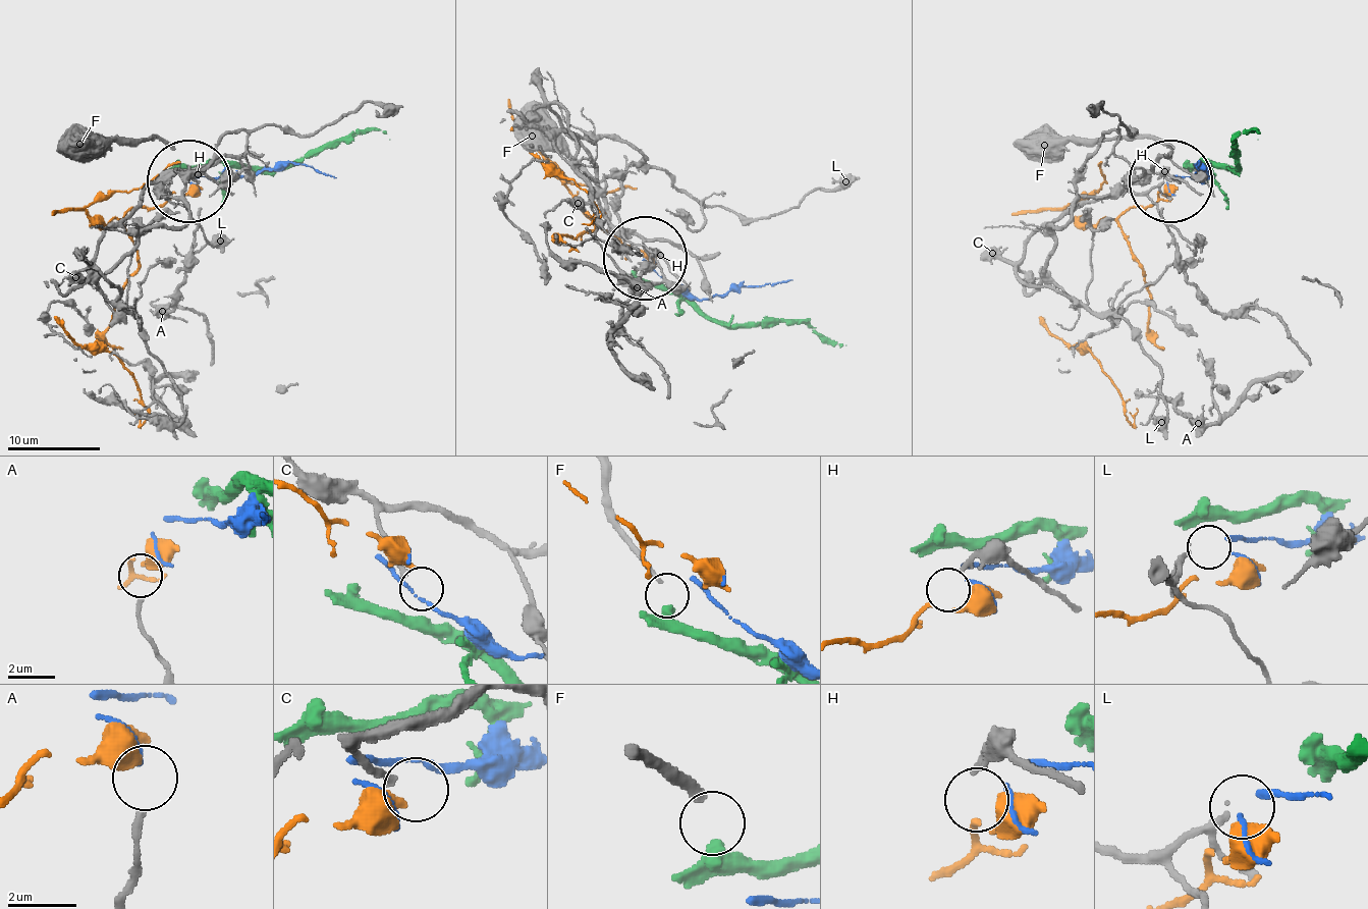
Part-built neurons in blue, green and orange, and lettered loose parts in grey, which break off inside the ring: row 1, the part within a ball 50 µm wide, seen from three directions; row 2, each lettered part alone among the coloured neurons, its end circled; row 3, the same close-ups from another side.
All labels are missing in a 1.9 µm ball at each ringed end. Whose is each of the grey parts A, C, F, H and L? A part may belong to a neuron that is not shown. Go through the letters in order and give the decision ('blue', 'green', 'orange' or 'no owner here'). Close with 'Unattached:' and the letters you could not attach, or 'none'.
A: no owner here
C: no owner here
F: no owner here
H: orange
L: blue
Unattached: A, C, F

